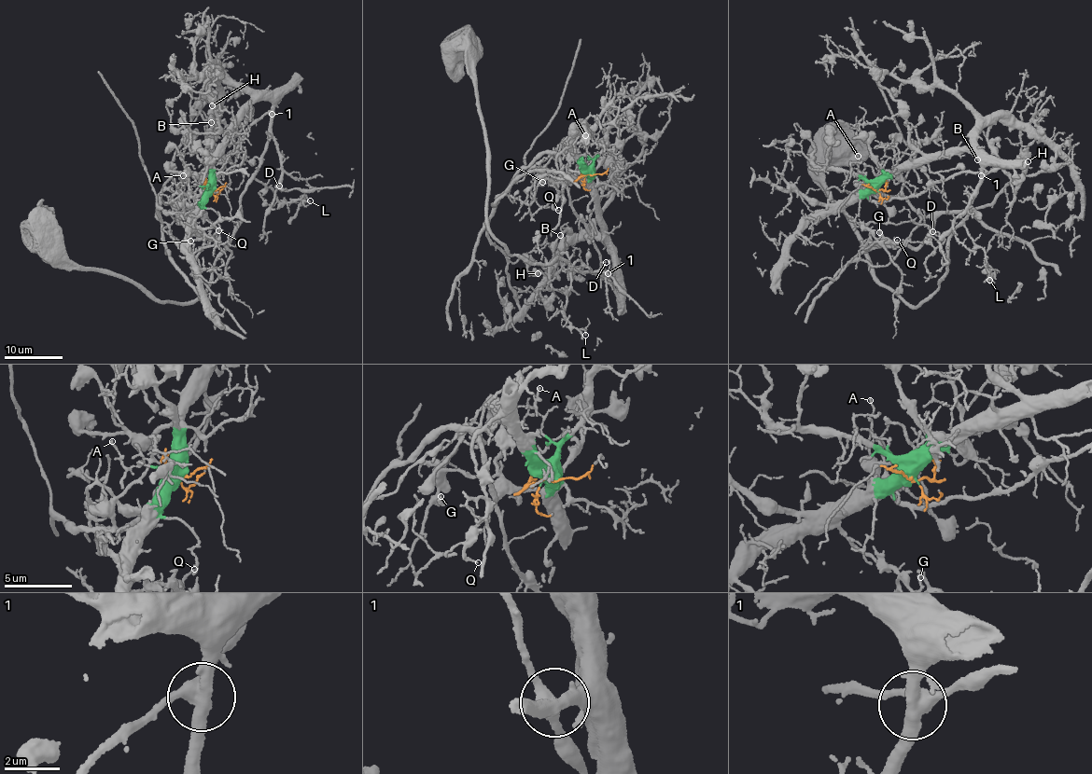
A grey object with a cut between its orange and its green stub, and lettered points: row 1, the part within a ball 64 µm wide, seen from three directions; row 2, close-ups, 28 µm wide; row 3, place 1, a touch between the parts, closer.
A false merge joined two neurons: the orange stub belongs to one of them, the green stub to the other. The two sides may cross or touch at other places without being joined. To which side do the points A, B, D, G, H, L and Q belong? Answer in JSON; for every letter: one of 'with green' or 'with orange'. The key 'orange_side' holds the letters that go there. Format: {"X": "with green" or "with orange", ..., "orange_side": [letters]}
{"A": "with green", "B": "with green", "D": "with green", "G": "with green", "H": "with green", "L": "with green", "Q": "with green", "orange_side": []}

